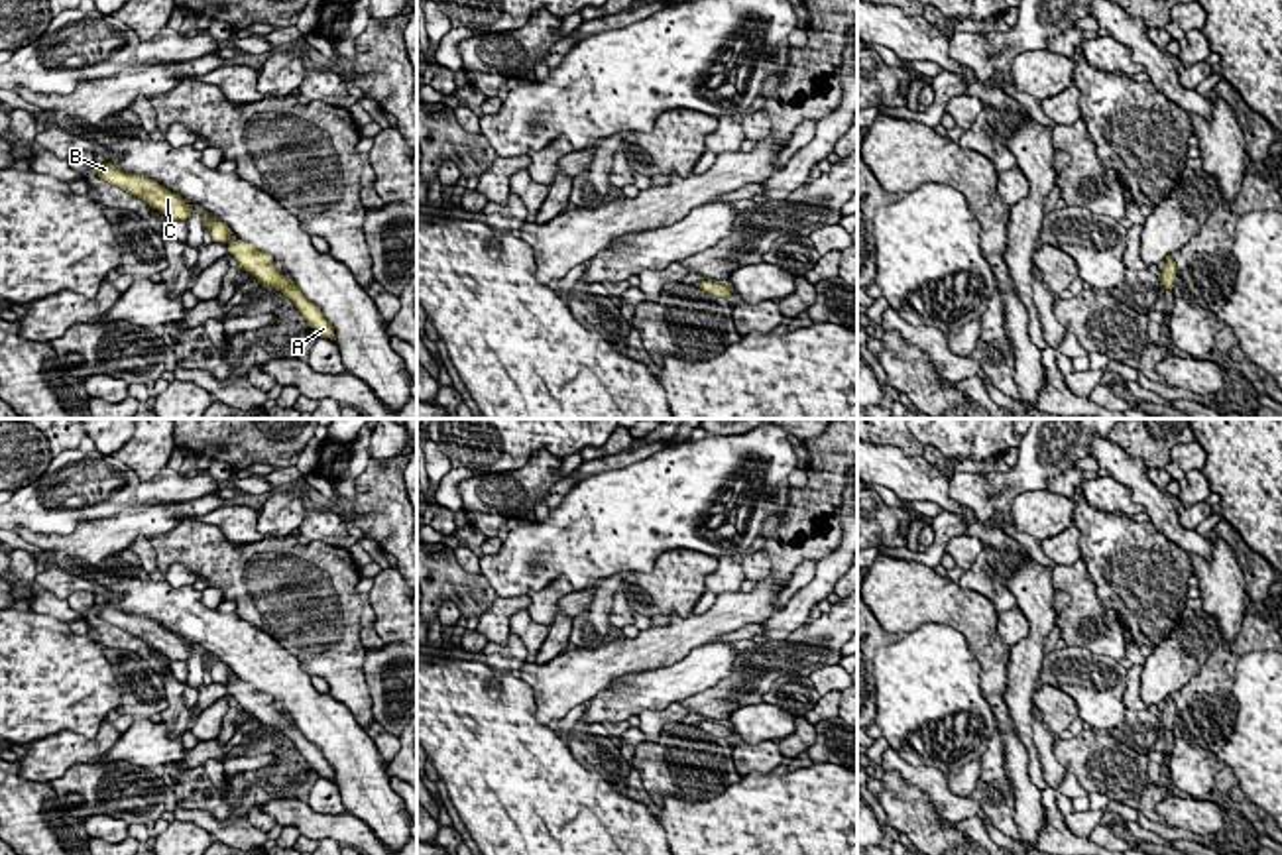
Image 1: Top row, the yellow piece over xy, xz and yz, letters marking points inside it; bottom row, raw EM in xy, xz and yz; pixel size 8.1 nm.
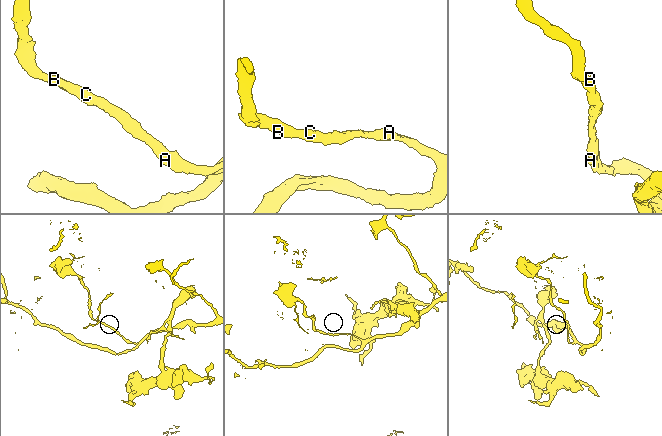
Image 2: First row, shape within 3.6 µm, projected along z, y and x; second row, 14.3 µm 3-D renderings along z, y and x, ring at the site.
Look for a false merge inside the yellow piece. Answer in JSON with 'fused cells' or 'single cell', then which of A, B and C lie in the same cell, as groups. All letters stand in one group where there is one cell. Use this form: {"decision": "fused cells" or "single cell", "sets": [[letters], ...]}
{"decision": "fused cells", "sets": [["A"], ["B", "C"]]}

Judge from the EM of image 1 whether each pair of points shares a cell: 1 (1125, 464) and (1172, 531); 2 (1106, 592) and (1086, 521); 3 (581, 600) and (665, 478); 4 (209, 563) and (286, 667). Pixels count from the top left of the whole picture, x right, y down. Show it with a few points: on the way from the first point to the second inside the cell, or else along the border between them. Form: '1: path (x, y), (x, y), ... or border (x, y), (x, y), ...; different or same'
1: path (1135, 480), (1163, 515); same
2: path (1102, 574), (1102, 539); same
3: border (586, 588), (575, 592); different
4: border (234, 612), (270, 633), (293, 655); different

